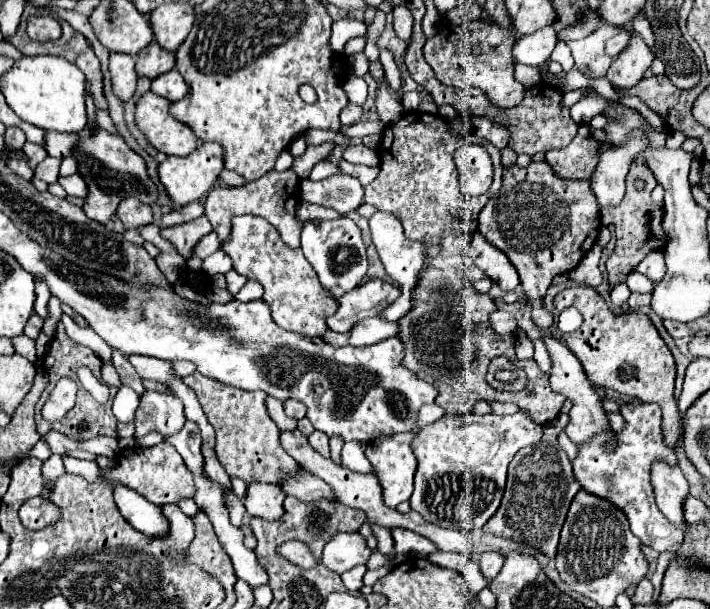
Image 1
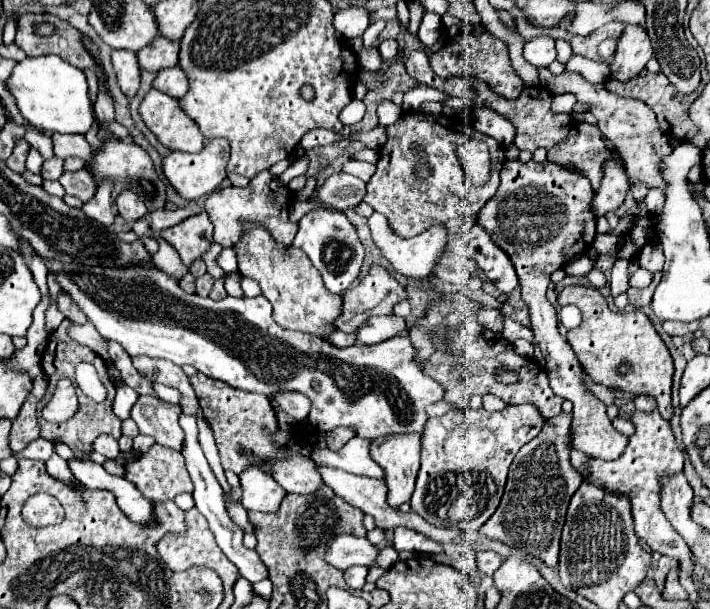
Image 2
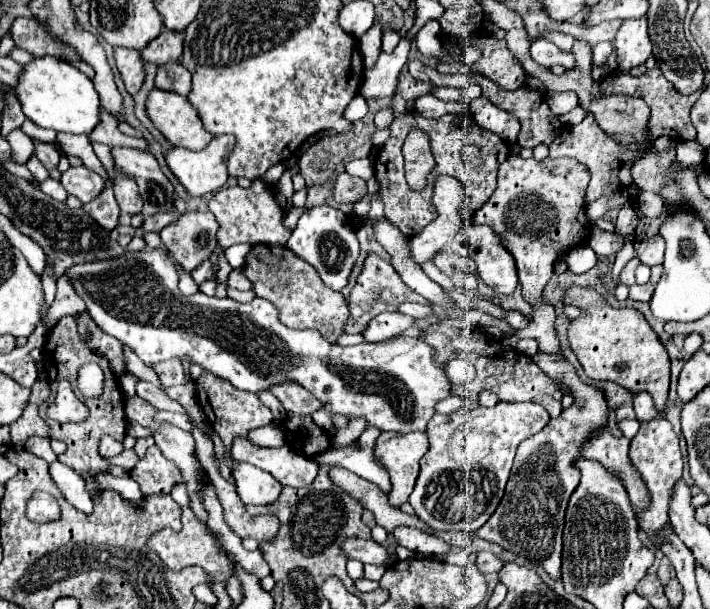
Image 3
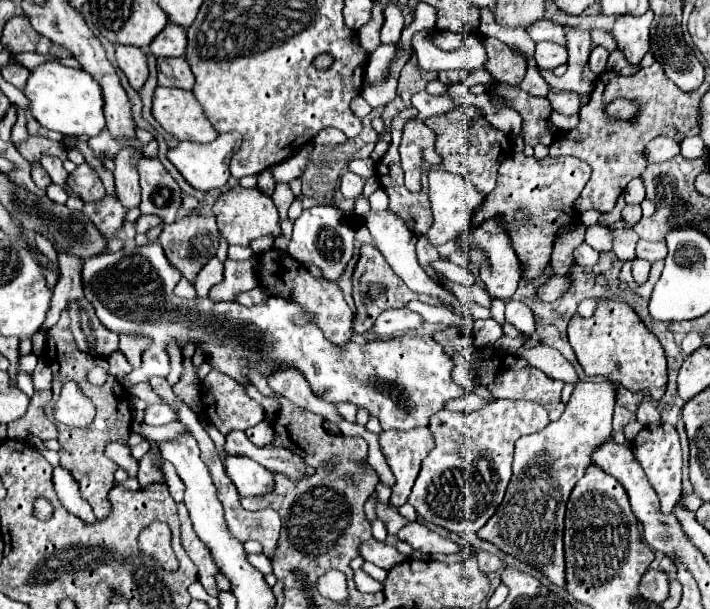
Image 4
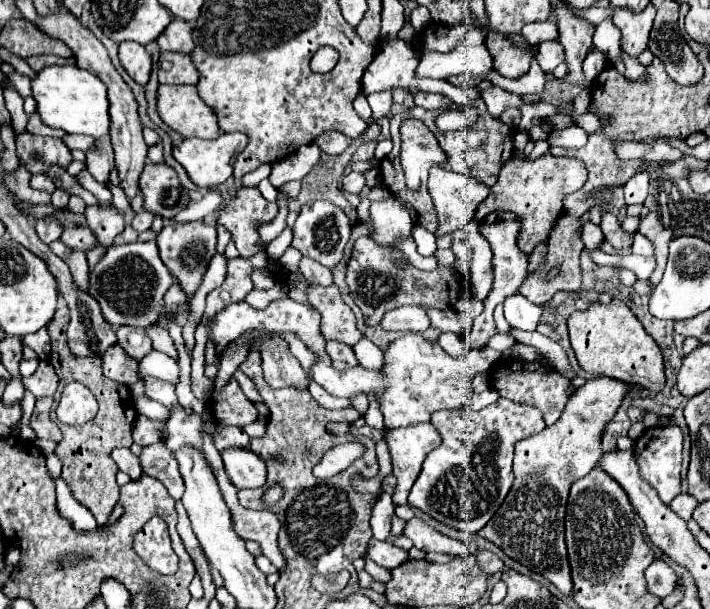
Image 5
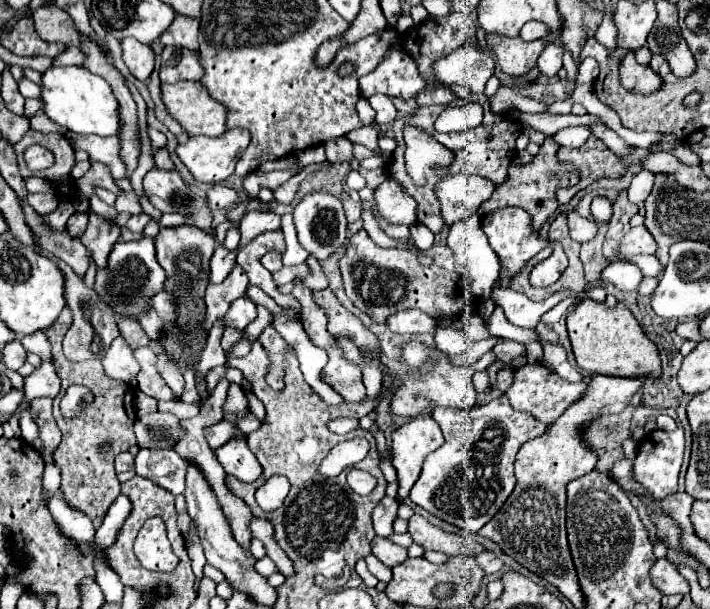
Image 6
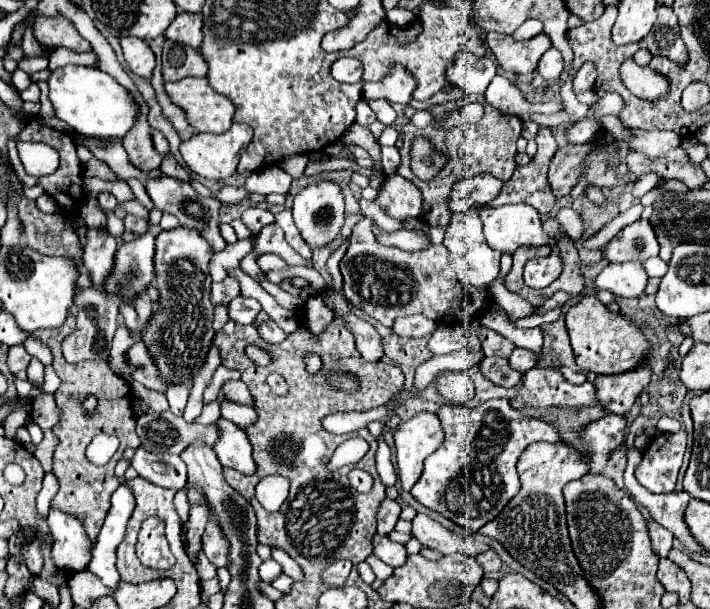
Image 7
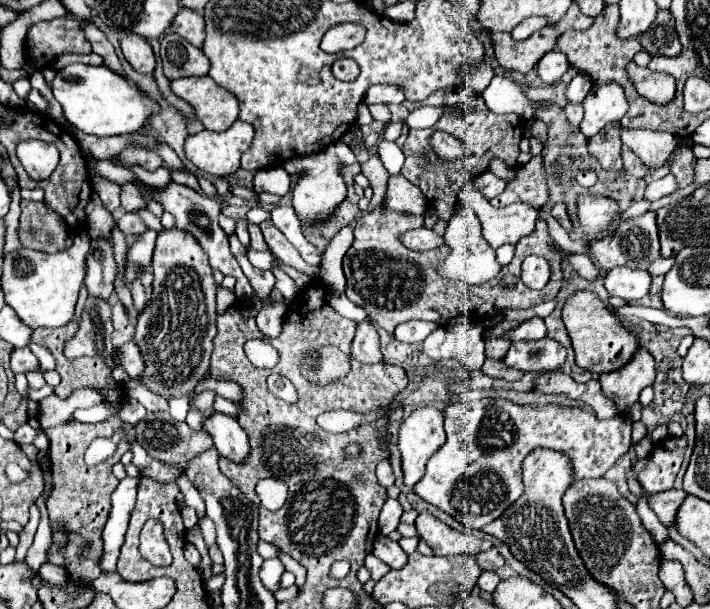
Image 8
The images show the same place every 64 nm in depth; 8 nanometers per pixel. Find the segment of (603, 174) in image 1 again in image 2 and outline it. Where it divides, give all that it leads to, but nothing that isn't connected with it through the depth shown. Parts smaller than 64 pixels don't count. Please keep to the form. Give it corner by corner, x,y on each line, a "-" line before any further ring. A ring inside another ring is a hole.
612,158
608,160
608,164
604,164
604,176
600,180
600,188
596,190
592,212
596,216
604,216
612,210
618,210
624,202
626,192
628,192
626,168
622,168
620,158

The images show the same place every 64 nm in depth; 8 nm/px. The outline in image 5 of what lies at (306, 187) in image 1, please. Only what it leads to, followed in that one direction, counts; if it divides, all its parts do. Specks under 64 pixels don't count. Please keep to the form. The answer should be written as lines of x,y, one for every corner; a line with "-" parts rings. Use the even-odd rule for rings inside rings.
350,172
348,176
344,176
344,182
342,182
342,190
344,192
350,192
350,194
360,194
360,190
364,188
366,180
362,174
356,174
356,172

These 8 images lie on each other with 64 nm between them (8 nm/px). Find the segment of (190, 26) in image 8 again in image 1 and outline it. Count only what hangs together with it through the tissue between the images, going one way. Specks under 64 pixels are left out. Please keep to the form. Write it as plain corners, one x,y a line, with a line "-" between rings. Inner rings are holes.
148,44
138,56
136,56
136,72
138,76
144,76
144,78
150,78
154,80
156,76
172,70
176,64
174,60
174,54
160,48
158,44

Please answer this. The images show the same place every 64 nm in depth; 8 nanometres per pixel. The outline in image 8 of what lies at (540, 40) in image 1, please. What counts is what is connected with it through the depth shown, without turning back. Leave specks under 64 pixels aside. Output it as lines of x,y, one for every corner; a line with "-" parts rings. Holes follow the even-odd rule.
552,50
536,64
536,70
538,70
538,76
546,84
556,84
556,82
560,82
562,74
568,70
568,66
570,64
568,64
568,58
564,56
564,52

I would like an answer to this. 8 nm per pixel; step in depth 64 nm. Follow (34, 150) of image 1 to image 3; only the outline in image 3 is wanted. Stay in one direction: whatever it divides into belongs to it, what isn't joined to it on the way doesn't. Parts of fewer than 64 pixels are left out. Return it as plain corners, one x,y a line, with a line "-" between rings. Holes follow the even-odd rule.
32,156
28,162
26,162
26,168
36,176
36,180
38,180
38,184
42,182
42,180
46,180
48,178
48,170
40,164
40,160
36,158
36,156

